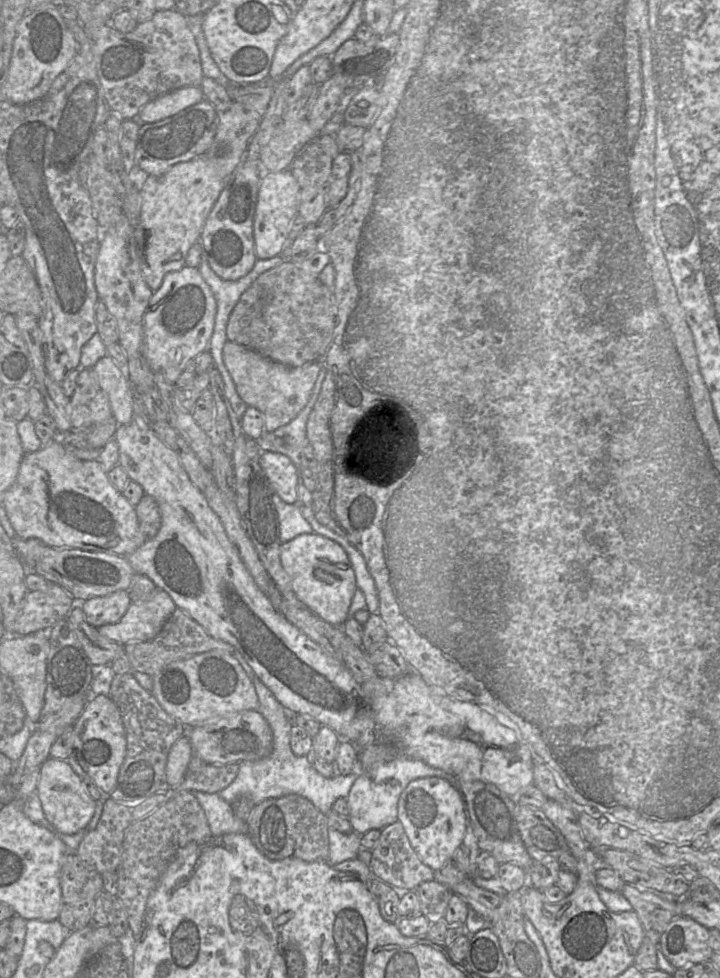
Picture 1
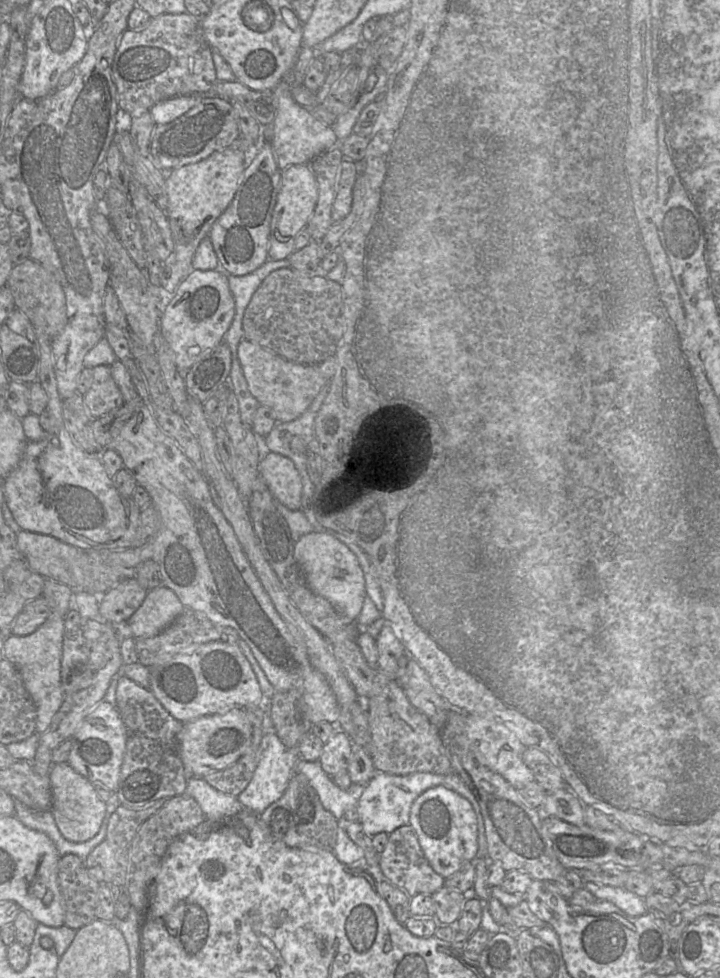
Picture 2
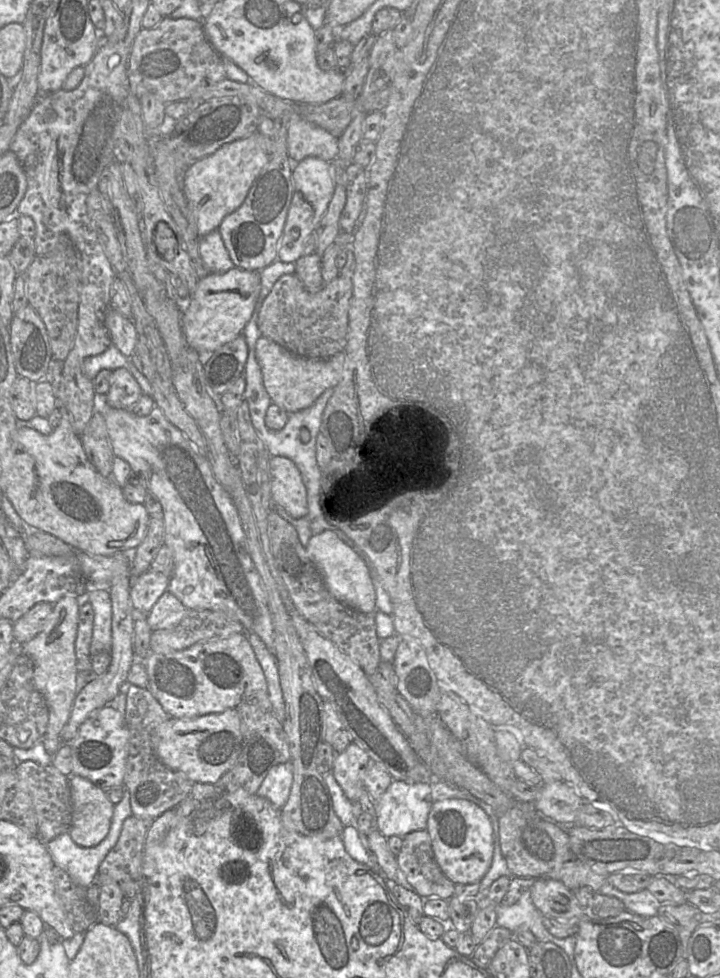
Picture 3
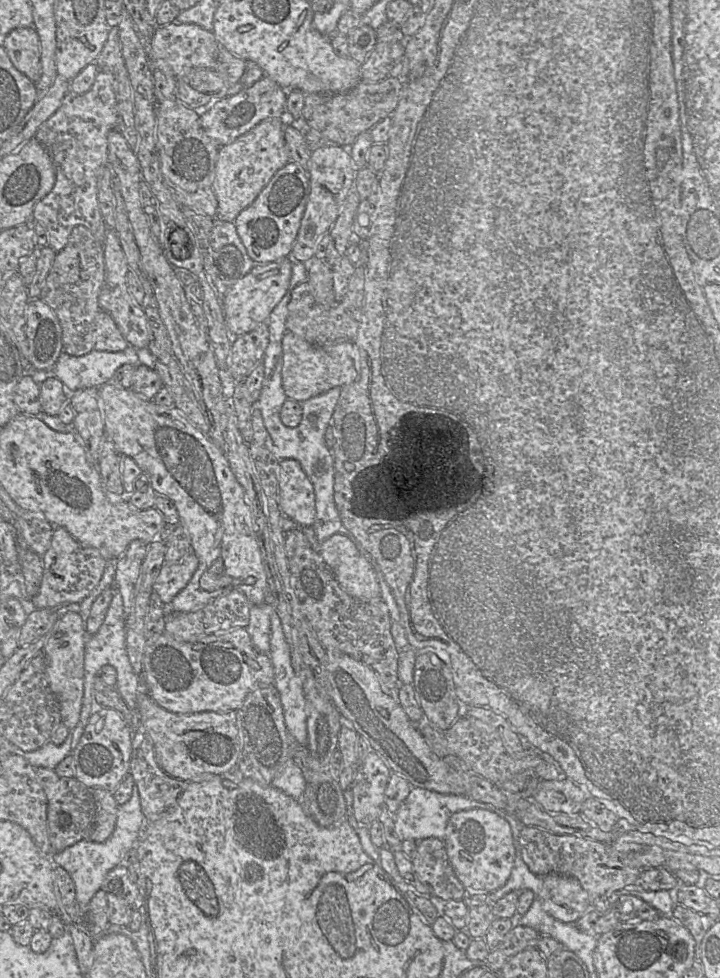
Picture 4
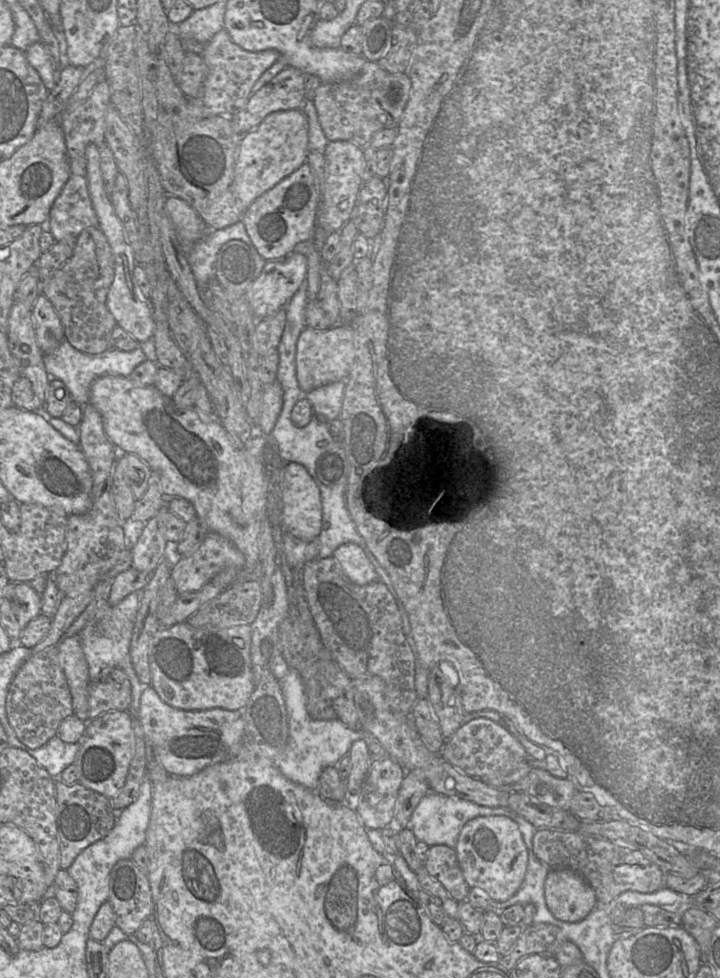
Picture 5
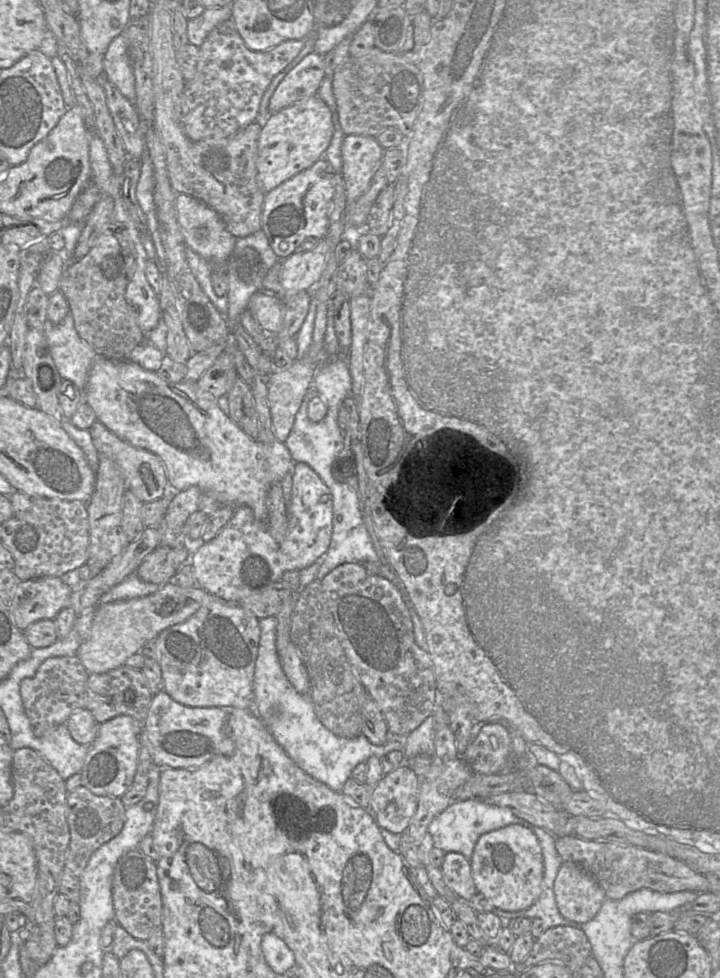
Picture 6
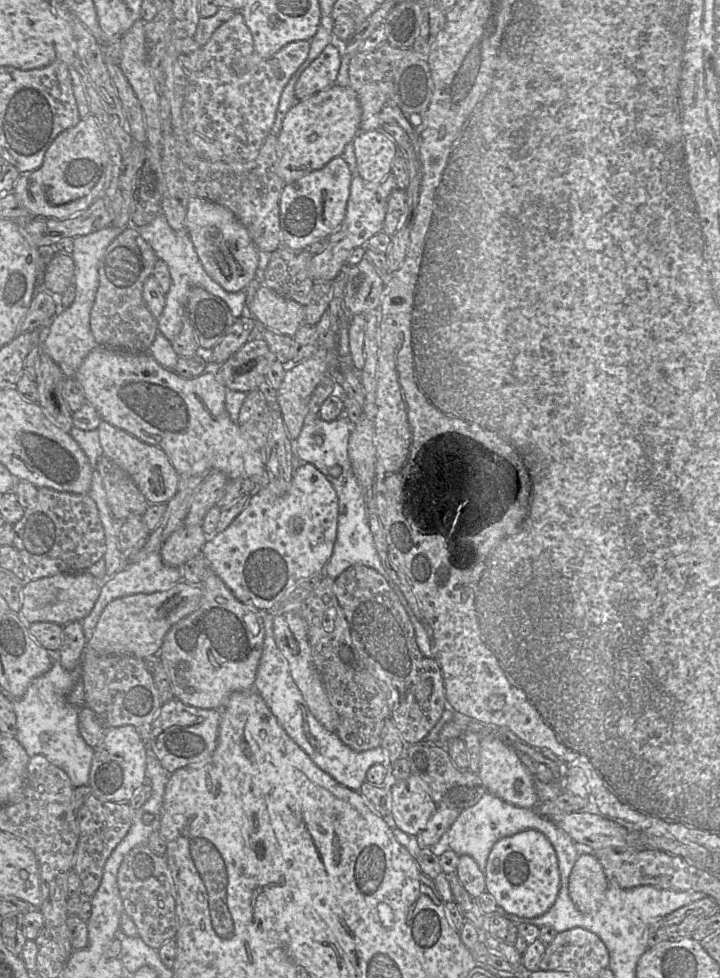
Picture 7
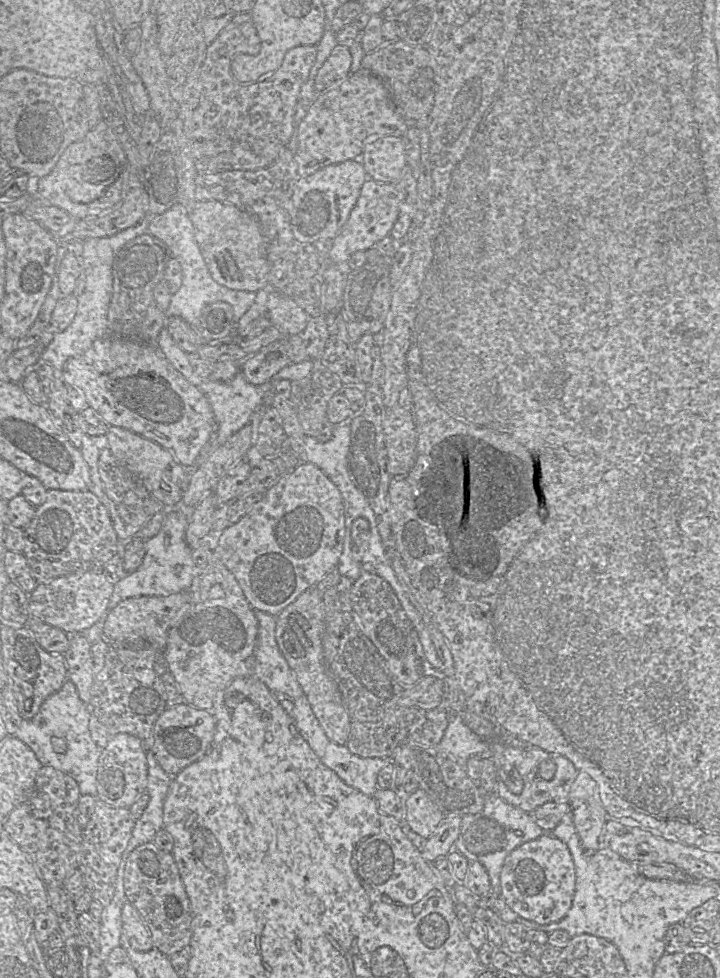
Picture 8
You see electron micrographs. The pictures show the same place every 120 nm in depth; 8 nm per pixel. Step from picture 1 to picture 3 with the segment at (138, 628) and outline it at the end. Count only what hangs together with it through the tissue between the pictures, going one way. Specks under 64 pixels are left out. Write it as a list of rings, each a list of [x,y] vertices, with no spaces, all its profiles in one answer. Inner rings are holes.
[[[166,591],[147,613],[146,620],[152,631],[170,629],[184,618],[187,611],[173,594]]]

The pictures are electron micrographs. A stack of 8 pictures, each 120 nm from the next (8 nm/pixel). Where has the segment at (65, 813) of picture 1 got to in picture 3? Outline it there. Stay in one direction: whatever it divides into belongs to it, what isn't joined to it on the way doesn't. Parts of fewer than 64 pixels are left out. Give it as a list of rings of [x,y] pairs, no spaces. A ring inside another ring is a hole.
[[[78,775],[69,776],[72,821],[69,835],[81,847],[93,847],[108,834],[114,805],[105,790]]]

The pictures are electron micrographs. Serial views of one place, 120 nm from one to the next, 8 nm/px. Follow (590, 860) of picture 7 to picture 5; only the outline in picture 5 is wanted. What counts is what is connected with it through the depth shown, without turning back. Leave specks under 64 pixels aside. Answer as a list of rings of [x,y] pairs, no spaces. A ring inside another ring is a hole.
[[[568,869],[550,870],[544,884],[545,902],[555,918],[565,922],[585,919],[597,905],[593,888]]]

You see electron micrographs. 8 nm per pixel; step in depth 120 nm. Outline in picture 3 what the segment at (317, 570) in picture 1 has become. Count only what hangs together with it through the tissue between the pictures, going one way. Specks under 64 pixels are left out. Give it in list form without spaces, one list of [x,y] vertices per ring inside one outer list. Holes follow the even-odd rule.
[[[324,531],[313,535],[305,549],[319,568],[324,583],[334,598],[363,613],[375,613],[378,610],[375,589],[366,563],[334,532]]]

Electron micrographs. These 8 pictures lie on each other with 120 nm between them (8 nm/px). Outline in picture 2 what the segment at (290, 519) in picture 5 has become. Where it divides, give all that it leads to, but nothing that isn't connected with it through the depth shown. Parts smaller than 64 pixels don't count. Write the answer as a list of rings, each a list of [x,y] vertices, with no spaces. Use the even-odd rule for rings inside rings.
[[[269,452],[261,458],[259,472],[275,500],[290,510],[301,510],[303,484],[291,459]]]

